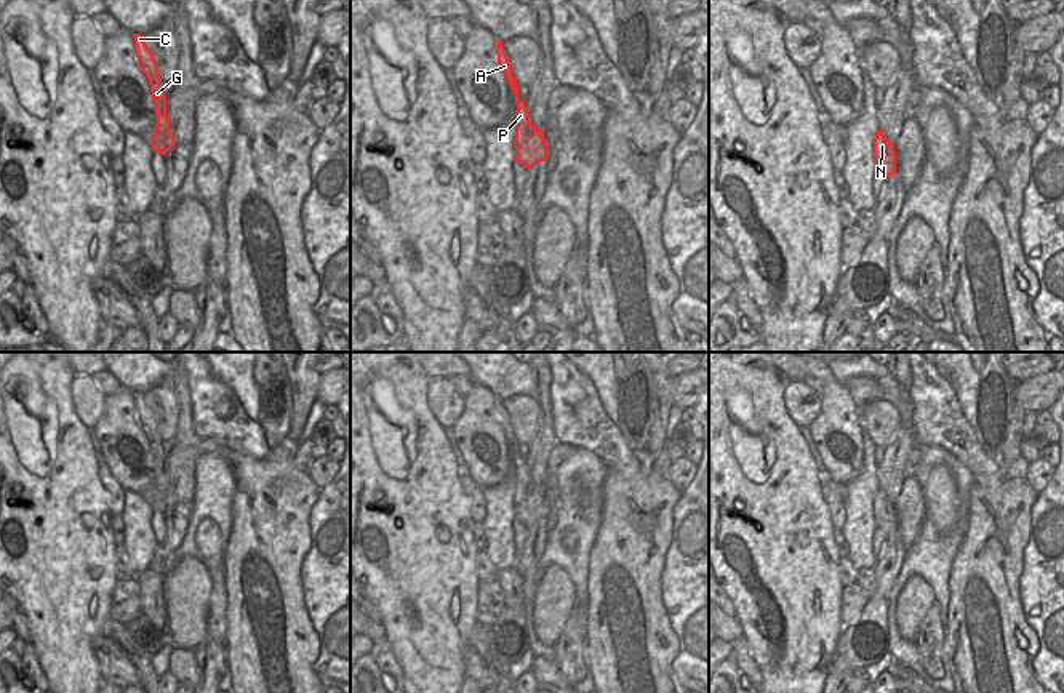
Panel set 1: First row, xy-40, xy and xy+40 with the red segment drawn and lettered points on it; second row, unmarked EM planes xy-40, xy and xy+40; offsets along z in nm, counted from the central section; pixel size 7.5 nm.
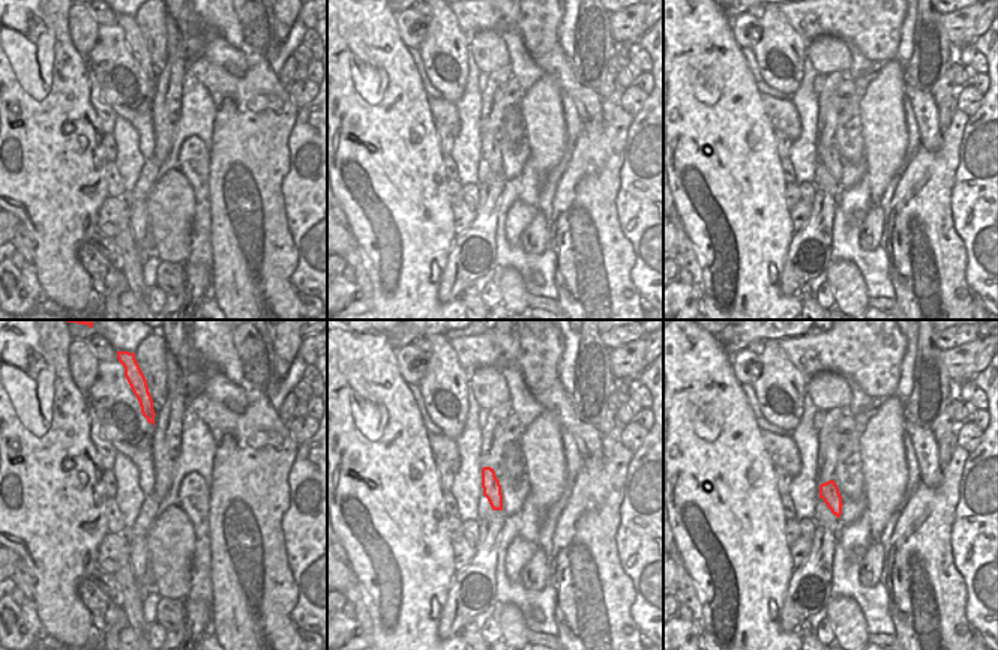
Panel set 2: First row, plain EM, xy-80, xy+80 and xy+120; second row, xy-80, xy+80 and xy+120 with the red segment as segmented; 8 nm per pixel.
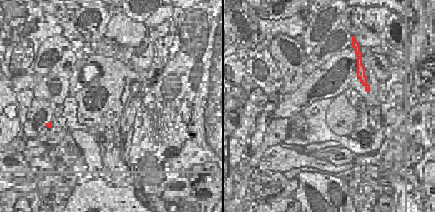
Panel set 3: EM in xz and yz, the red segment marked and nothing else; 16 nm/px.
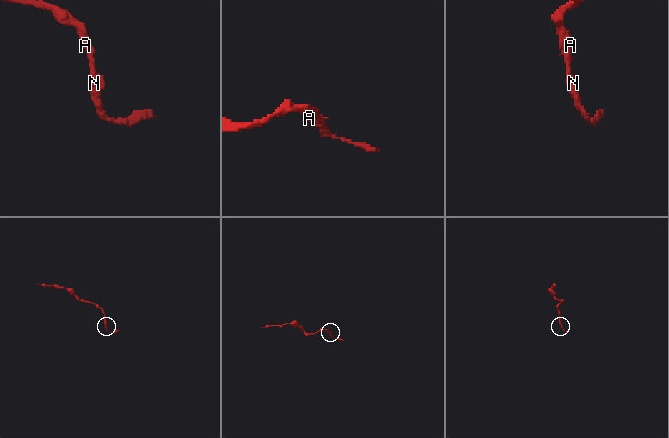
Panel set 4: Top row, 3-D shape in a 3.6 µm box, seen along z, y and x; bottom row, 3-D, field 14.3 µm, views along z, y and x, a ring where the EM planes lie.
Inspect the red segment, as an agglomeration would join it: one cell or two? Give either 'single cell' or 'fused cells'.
single cell

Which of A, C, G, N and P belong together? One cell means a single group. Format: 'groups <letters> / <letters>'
groups A C G N P

